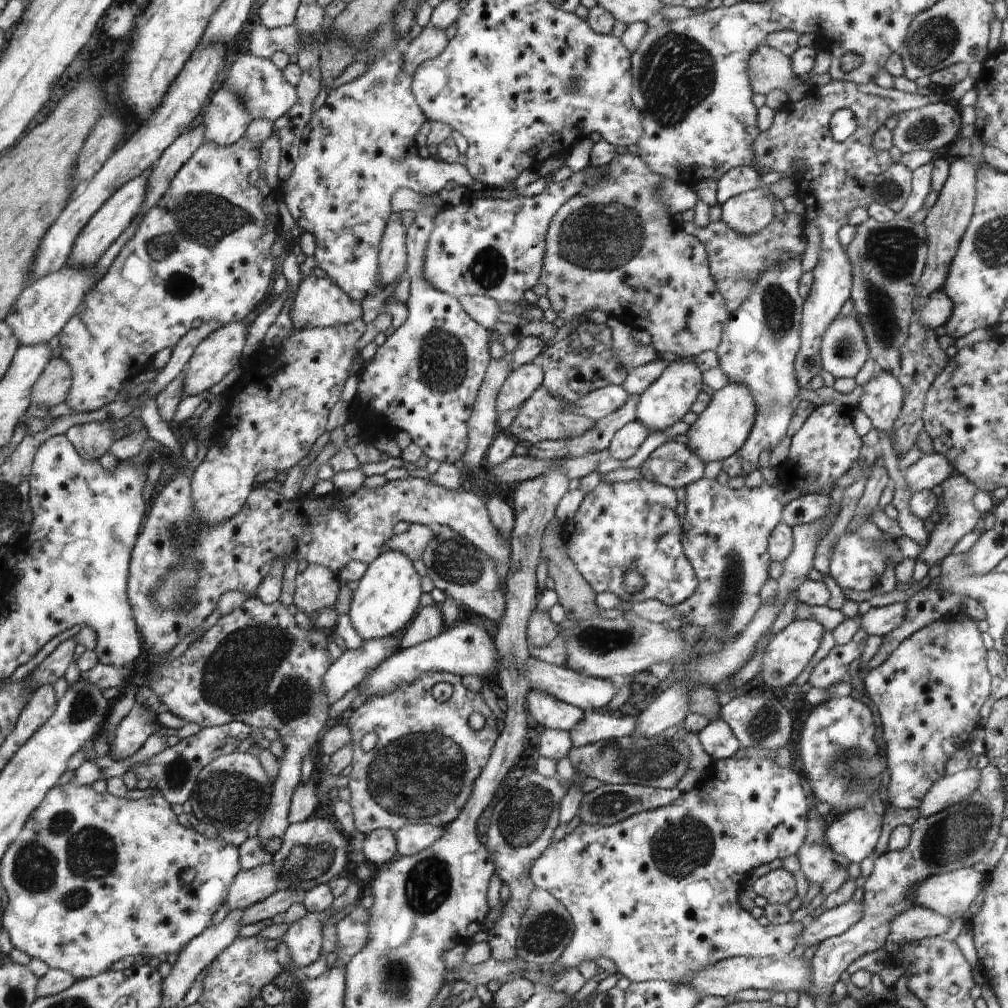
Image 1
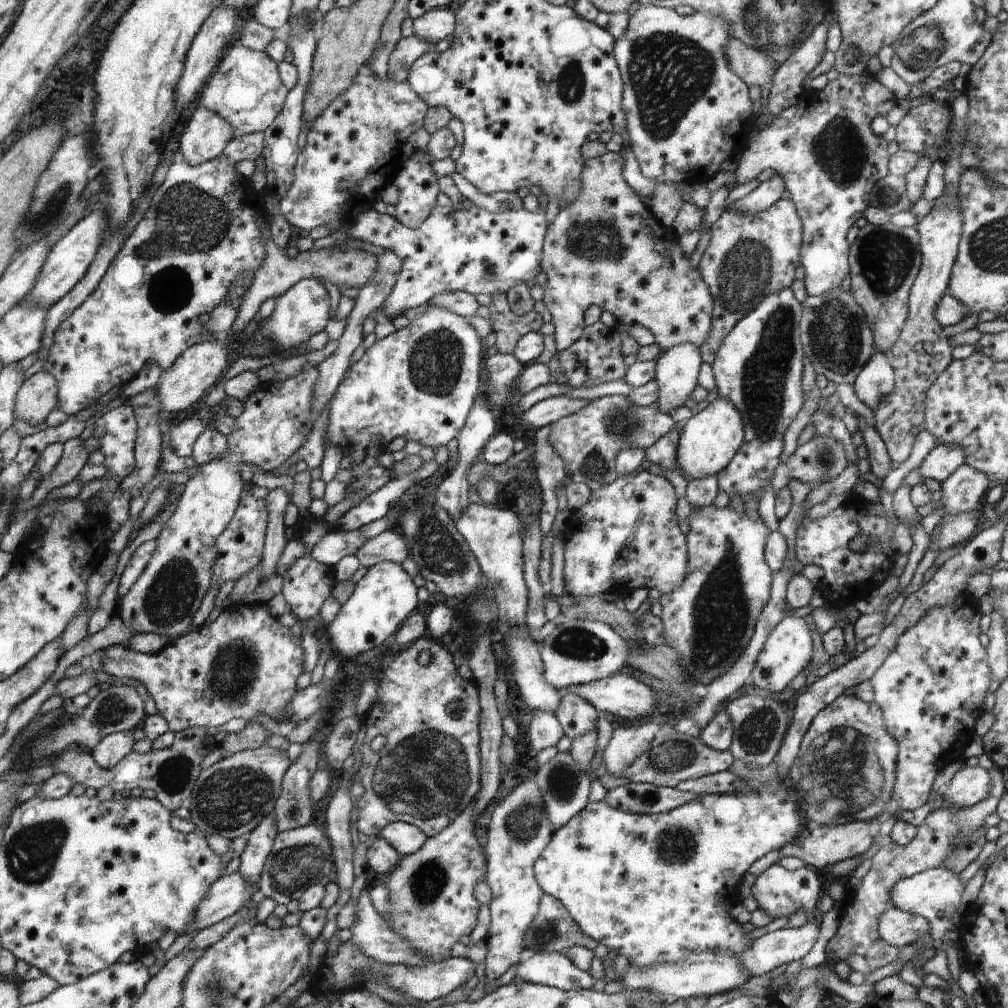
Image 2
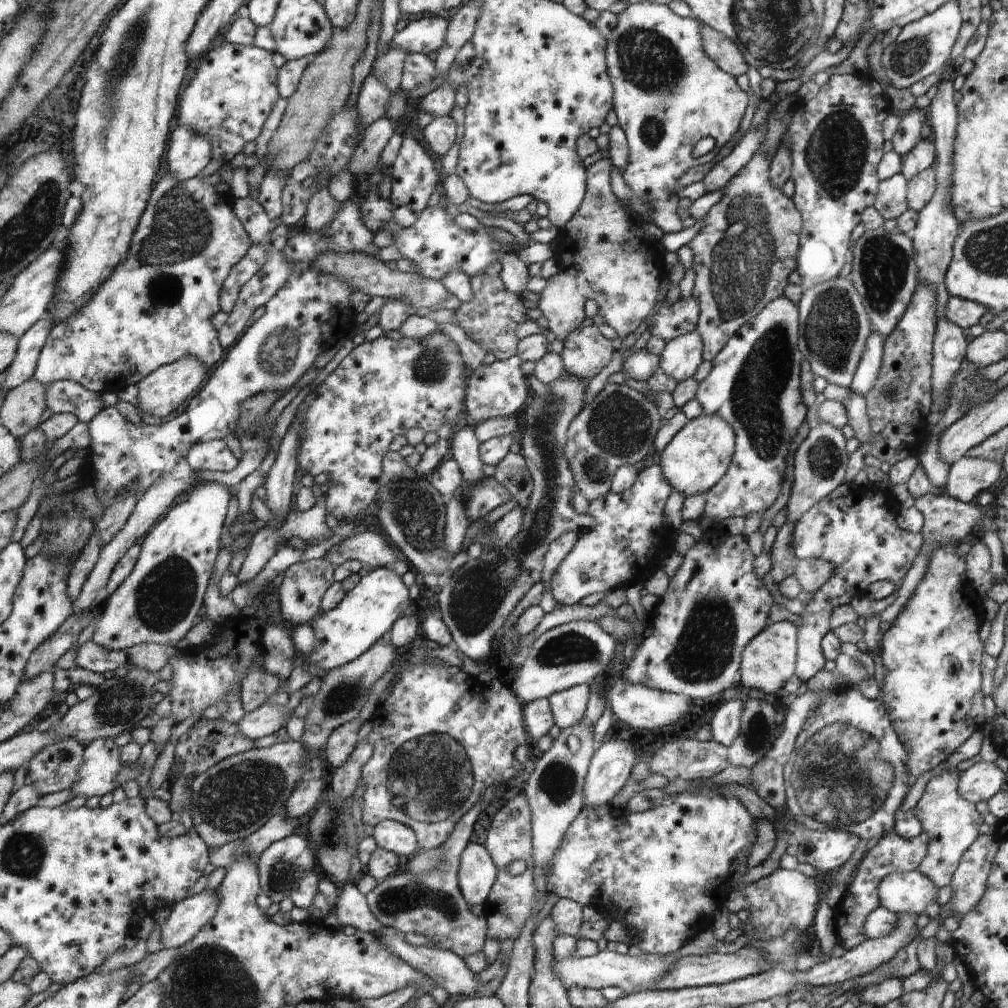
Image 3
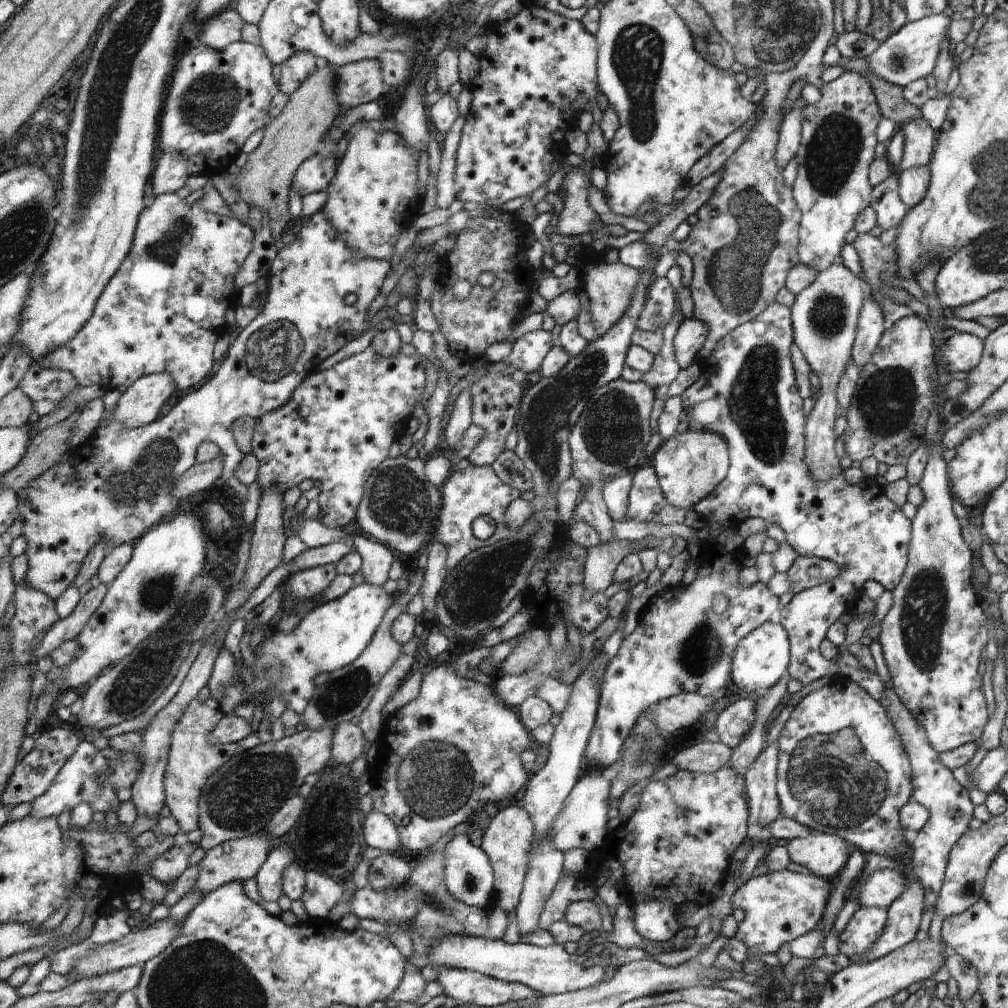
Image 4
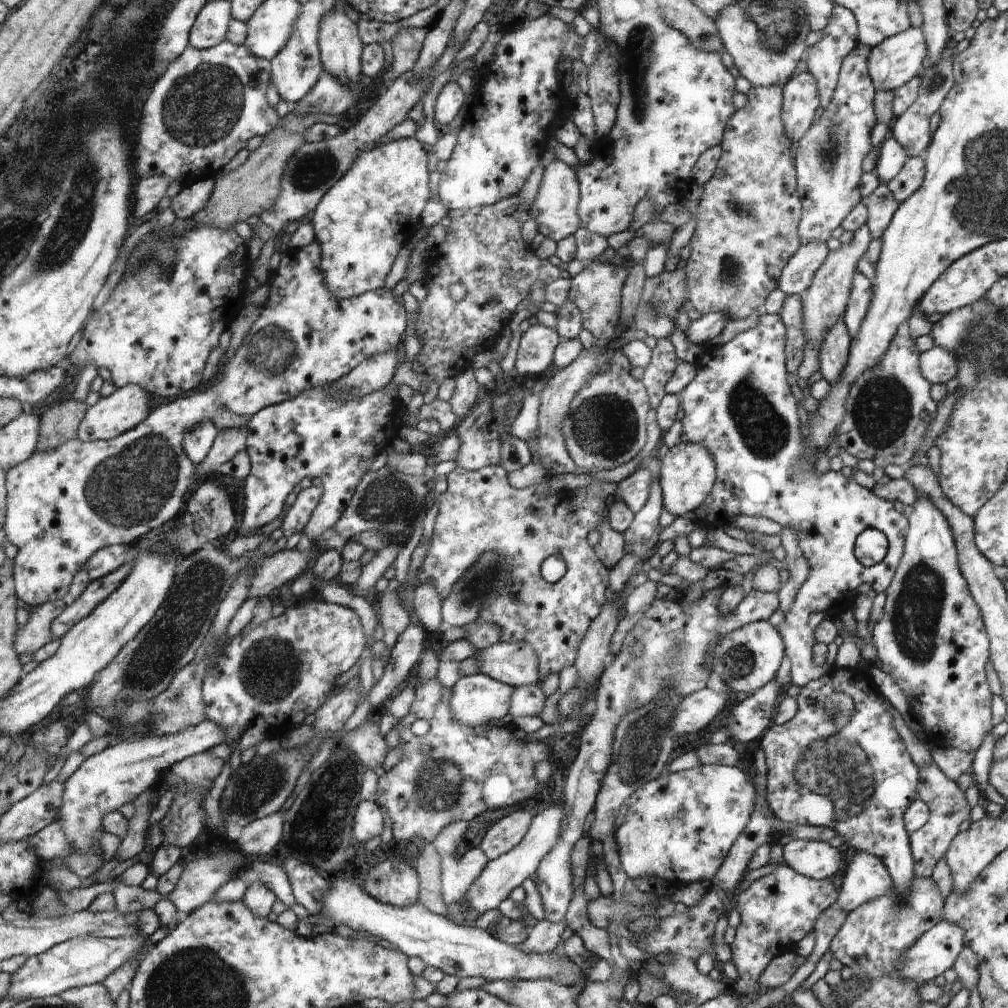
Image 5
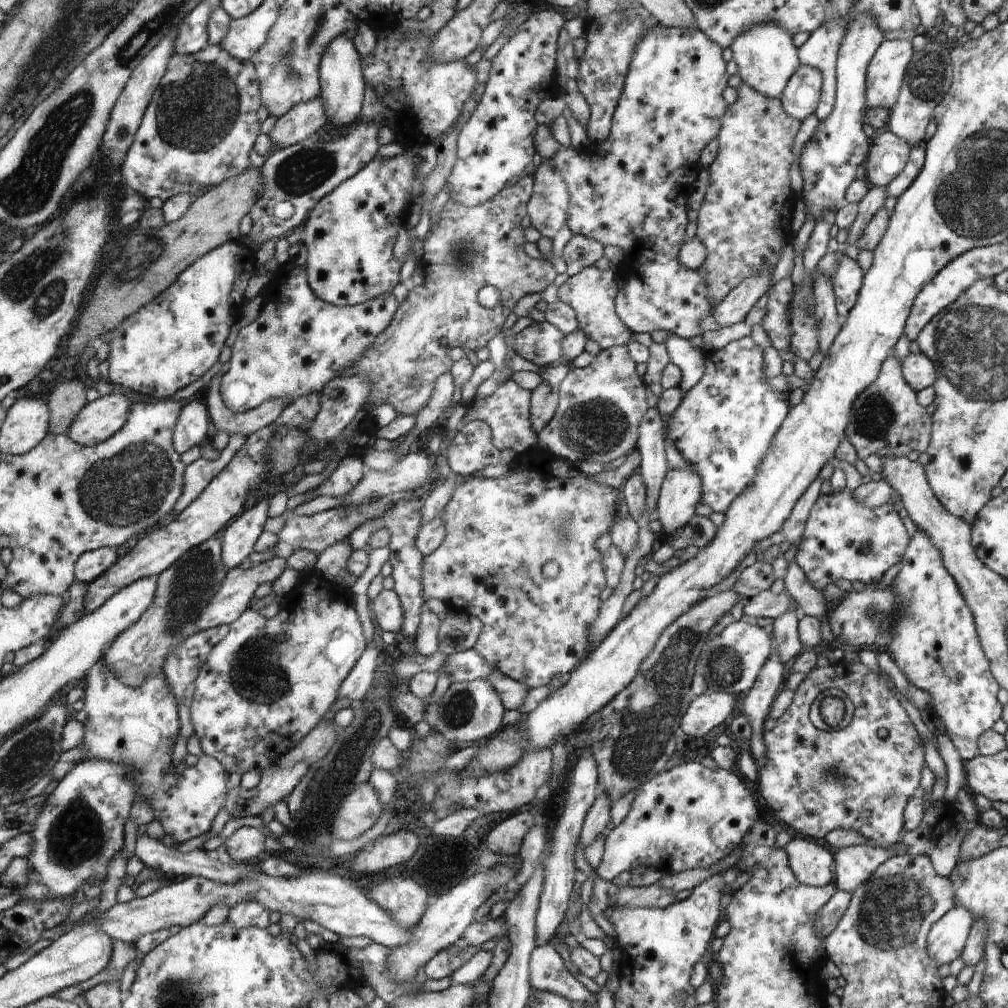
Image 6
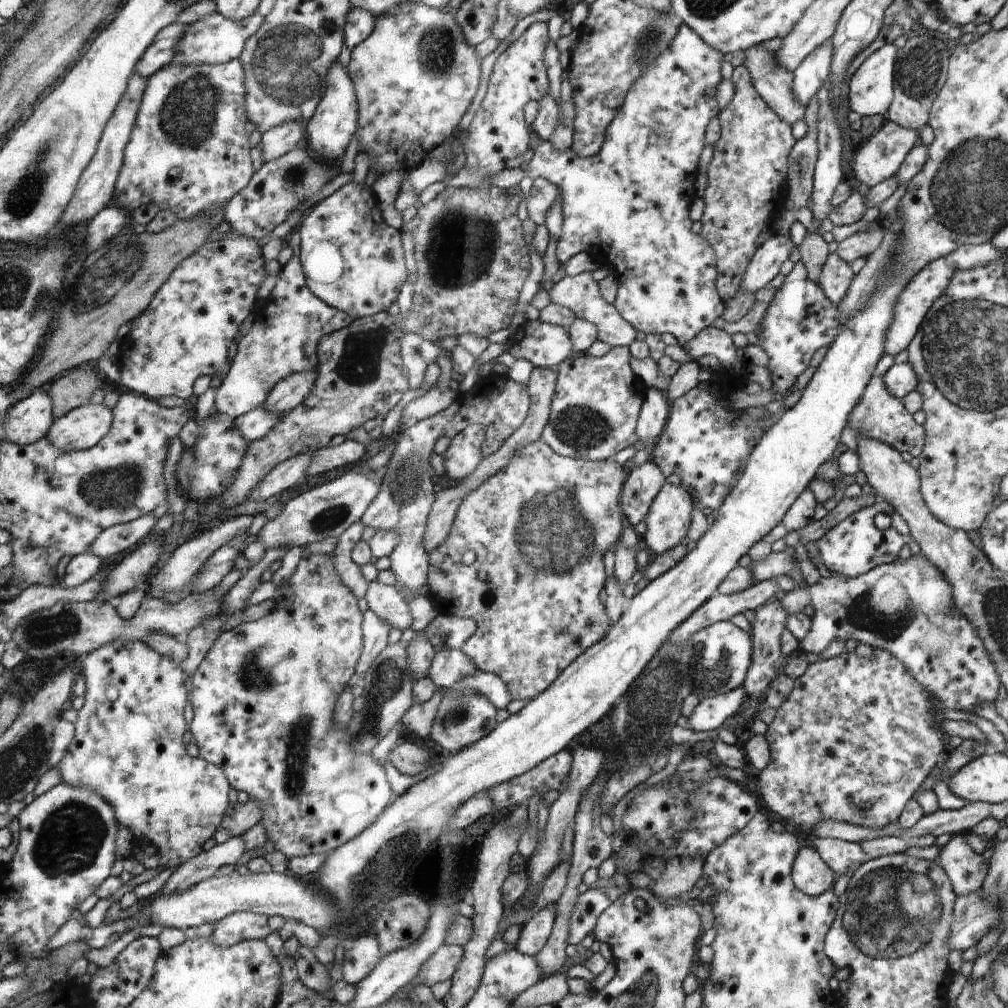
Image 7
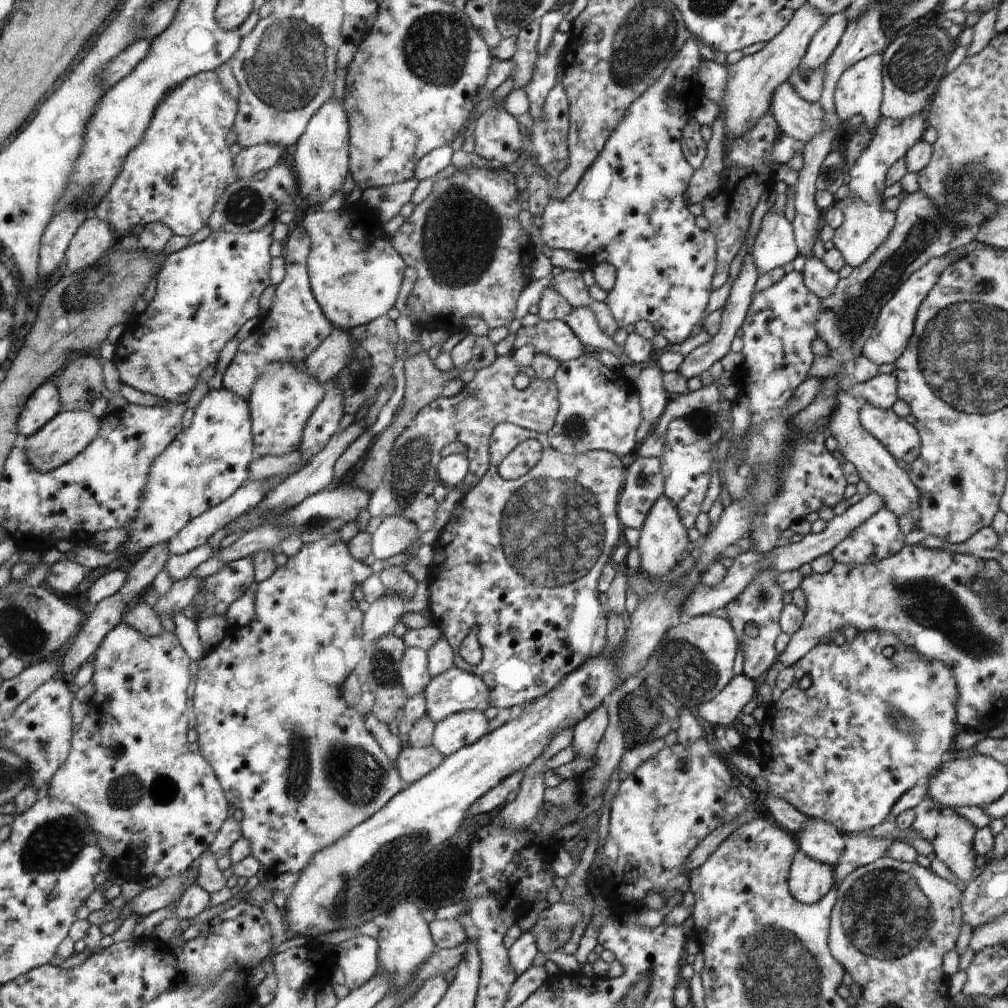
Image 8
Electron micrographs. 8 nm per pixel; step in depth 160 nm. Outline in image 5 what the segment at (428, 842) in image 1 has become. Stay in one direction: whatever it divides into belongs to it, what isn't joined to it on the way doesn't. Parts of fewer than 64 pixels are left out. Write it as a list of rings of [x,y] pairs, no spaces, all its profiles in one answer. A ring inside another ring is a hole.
[[[361,800],[355,810],[351,834],[358,842],[368,842],[375,836],[380,836],[384,829],[384,816],[379,804],[374,800]]]

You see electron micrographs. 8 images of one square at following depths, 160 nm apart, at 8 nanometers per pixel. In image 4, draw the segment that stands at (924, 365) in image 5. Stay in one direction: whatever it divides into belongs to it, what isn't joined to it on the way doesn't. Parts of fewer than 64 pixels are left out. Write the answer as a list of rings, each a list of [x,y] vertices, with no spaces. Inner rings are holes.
[[[956,333],[935,352],[935,364],[943,367],[950,376],[954,372],[969,373],[978,364],[983,350],[981,338],[970,333]]]

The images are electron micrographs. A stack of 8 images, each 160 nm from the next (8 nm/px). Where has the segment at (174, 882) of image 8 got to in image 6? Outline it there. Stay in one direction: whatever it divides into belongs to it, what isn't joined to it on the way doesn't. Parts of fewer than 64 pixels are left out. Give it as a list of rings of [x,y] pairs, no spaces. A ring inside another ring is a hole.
[[[243,826],[237,829],[225,842],[226,850],[234,862],[246,862],[260,852],[264,852],[266,836],[254,827]]]

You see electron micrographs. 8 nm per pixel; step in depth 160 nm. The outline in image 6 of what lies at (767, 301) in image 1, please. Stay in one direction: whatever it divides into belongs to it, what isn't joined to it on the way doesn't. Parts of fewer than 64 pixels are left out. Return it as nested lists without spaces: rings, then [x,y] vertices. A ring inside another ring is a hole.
[[[751,336],[731,341],[717,351],[703,352],[704,376],[685,392],[680,406],[666,418],[666,438],[701,478],[702,502],[708,504],[713,512],[726,514],[734,498],[751,485],[772,437],[790,412],[790,406],[768,388],[762,370],[762,350],[752,342]],[[846,488],[839,493],[831,490],[828,494],[818,497],[814,509],[810,511],[801,543],[795,554],[795,562],[804,571],[811,586],[818,586],[818,590],[822,590],[827,584],[835,584],[838,578],[848,580],[857,586],[880,581],[884,572],[901,560],[908,546],[910,538],[894,509],[894,504],[886,503],[875,509],[868,508],[856,502],[851,492]]]

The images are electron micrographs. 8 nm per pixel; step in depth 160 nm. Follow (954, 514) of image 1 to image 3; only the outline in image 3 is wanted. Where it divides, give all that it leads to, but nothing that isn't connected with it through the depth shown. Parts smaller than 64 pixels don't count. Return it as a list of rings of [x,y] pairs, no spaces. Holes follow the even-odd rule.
[[[962,457],[949,469],[944,493],[963,503],[970,503],[973,497],[992,488],[1000,478],[1002,470],[1003,463],[998,460]]]

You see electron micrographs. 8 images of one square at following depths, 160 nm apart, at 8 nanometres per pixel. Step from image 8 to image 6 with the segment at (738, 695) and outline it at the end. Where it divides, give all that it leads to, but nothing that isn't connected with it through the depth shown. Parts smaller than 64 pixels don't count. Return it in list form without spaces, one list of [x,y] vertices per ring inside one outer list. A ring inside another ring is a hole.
[[[712,692],[695,696],[681,720],[684,734],[698,738],[708,734],[714,726],[722,724],[734,710],[738,697],[725,692]]]

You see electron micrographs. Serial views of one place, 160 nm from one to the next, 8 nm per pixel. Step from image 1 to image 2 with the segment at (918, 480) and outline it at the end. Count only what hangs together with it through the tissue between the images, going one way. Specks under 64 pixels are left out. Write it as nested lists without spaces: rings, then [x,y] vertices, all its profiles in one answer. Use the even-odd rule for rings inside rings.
[[[940,443],[926,456],[918,470],[924,478],[934,478],[942,483],[965,463],[964,456],[960,445]]]

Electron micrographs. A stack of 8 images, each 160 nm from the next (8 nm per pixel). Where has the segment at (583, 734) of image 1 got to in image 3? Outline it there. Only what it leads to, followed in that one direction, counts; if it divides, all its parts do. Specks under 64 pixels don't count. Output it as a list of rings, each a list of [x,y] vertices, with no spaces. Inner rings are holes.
[[[589,684],[572,686],[548,699],[555,724],[560,727],[560,730],[583,720],[588,700],[590,700]]]

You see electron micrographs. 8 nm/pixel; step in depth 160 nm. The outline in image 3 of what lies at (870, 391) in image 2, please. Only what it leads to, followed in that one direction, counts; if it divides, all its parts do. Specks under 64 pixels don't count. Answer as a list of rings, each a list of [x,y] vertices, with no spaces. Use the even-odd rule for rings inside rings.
[[[872,331],[866,340],[864,352],[860,356],[860,364],[854,374],[851,390],[866,398],[866,394],[872,390],[872,386],[878,380],[882,360],[884,358],[884,340],[878,332]]]

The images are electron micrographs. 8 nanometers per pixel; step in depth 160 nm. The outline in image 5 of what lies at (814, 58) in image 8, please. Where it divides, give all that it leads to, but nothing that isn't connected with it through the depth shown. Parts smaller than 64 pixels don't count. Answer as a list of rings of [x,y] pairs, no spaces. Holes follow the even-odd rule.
[[[807,70],[794,75],[783,86],[784,104],[781,118],[787,137],[799,142],[810,128],[816,108],[819,106],[819,92],[816,79]]]

